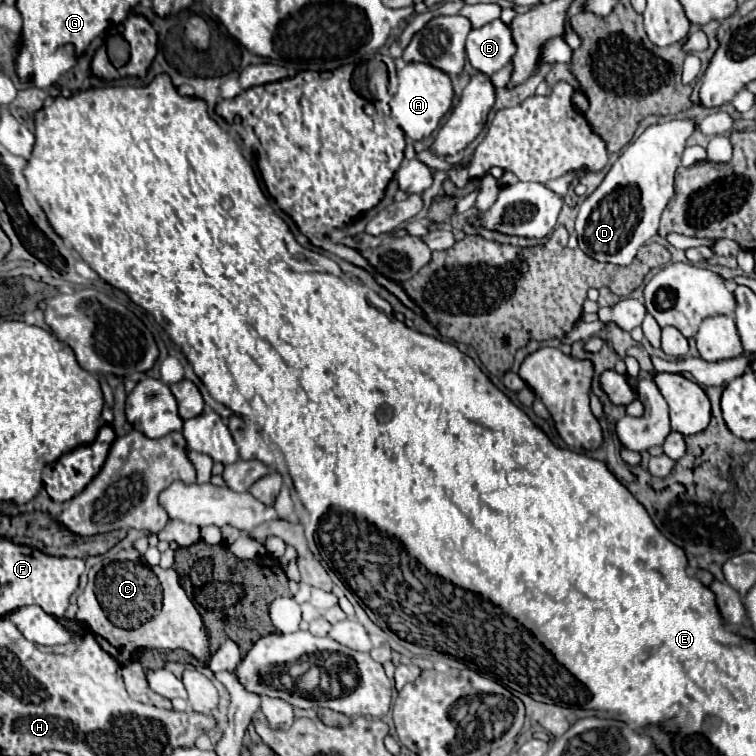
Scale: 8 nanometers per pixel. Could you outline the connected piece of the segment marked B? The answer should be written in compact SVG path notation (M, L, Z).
M500 18L470 30L466 38L466 54L470 64L482 74L494 74L514 56L514 40L510 26Z

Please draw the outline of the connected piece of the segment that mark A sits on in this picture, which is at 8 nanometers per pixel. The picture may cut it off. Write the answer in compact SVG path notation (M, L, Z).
M422 62L406 64L398 72L398 92L392 104L392 120L404 130L408 138L412 140L428 138L438 128L444 114L452 108L452 98L454 98L454 90L448 74Z

